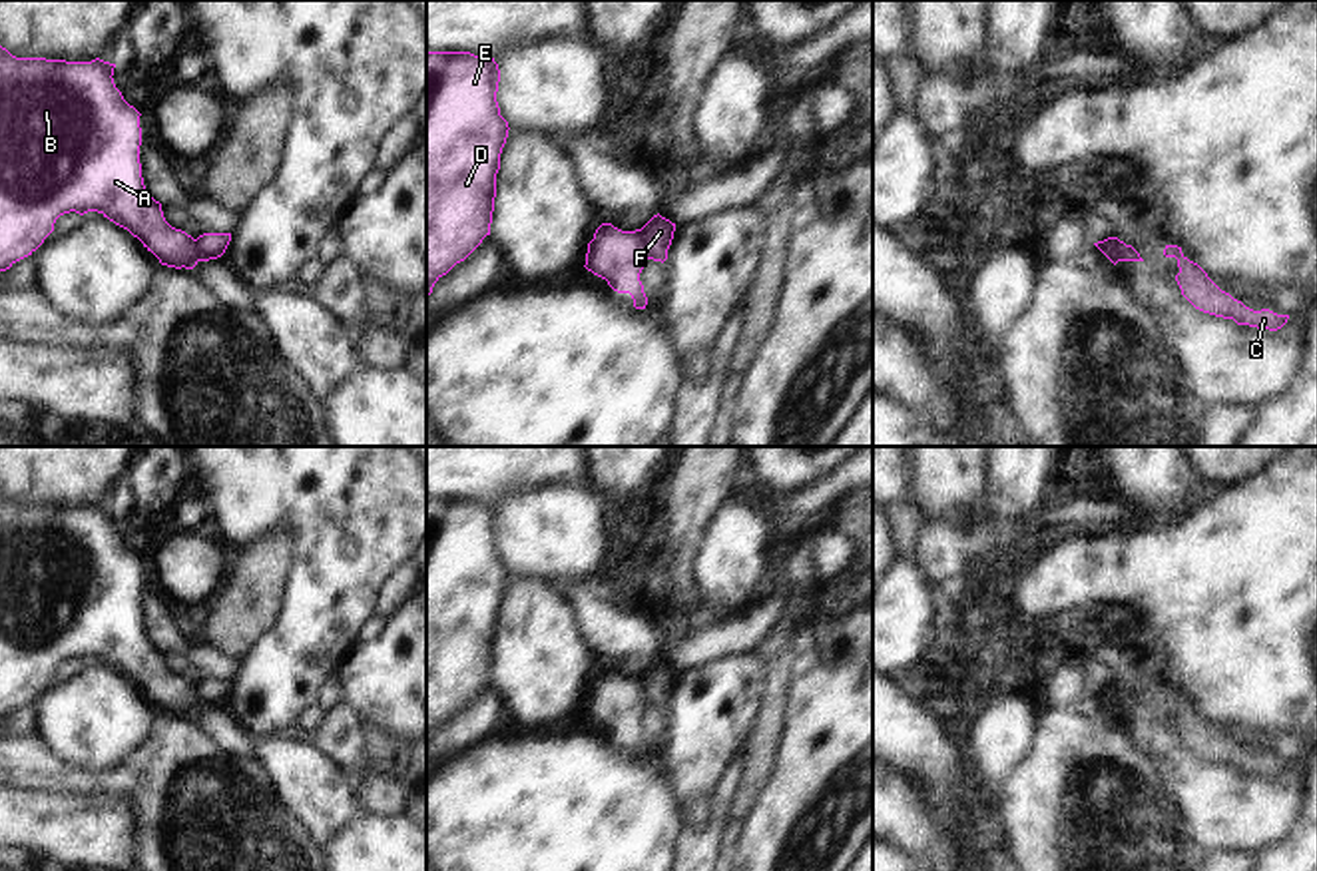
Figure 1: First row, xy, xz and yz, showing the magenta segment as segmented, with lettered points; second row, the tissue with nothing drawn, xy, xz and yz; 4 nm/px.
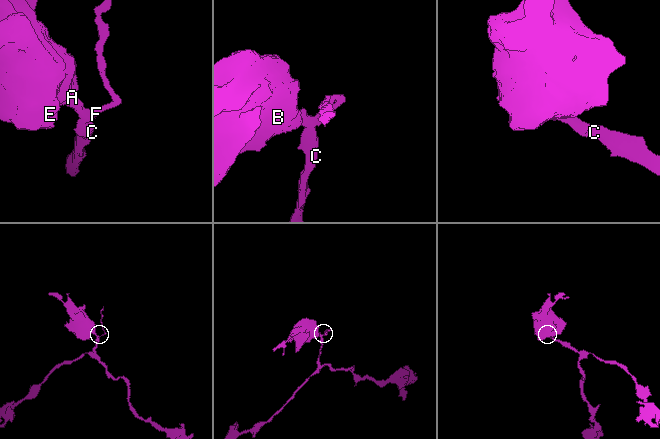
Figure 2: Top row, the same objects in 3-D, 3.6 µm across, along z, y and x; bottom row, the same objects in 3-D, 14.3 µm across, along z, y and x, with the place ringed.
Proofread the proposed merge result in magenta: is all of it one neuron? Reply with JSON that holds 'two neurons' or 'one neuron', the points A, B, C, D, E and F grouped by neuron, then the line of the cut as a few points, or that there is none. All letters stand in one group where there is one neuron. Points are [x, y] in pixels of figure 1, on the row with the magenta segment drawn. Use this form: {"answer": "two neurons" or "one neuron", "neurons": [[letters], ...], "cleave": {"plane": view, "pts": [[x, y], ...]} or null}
{"answer": "two neurons", "neurons": [["A", "B", "C", "D", "E"], ["F"]], "cleave": {"plane": "xz", "pts": [[638, 230], [644, 260]]}}

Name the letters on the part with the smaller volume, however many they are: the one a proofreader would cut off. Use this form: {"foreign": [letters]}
{"foreign": ["F"]}

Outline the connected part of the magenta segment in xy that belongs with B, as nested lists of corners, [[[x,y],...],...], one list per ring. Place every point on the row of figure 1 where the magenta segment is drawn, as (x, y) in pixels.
[[[0,46],[0,271],[32,255],[54,231],[60,215],[98,211],[137,237],[161,265],[193,269],[197,265],[195,239],[171,227],[161,203],[147,195],[141,177],[139,112],[130,106],[114,84],[116,64],[100,58],[66,62],[46,58],[16,58]]]

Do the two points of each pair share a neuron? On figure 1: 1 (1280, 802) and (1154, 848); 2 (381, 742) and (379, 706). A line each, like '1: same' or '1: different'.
1: different
2: different

